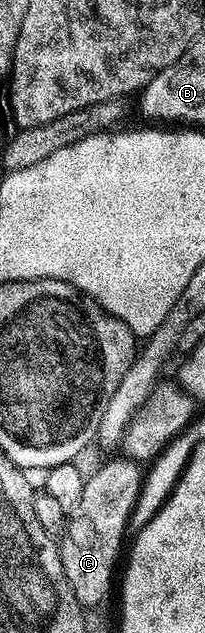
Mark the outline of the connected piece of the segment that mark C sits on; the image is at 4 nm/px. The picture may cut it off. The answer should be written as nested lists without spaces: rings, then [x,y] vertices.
[[[117,458],[100,464],[91,475],[89,472],[85,476],[80,501],[69,508],[66,528],[58,543],[65,576],[83,603],[101,601],[106,584],[116,580],[114,566],[118,563],[118,554],[124,551],[122,538],[128,535],[130,514],[142,491],[143,468],[133,459]]]

